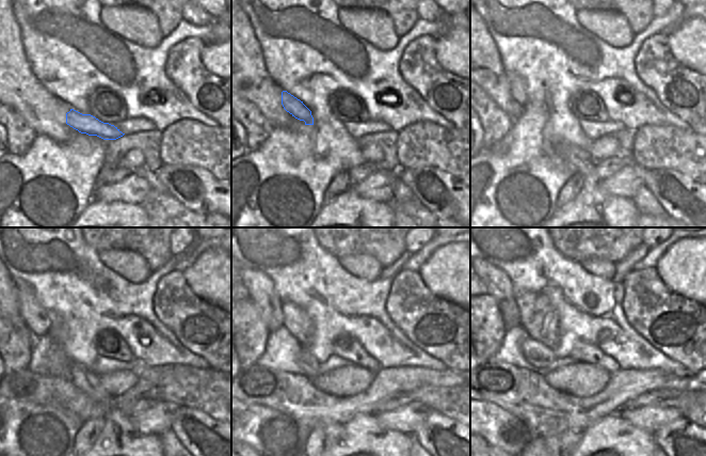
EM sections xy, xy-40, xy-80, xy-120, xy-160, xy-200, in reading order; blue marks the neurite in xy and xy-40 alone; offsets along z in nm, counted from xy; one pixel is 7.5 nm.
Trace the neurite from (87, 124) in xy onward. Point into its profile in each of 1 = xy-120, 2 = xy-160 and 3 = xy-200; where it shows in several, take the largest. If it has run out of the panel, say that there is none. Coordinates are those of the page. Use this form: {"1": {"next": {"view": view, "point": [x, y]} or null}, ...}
{"1": {"next": {"view": "xy-120", "point": [35, 317]}}, "2": {"next": {"view": "xy-160", "point": [261, 291]}}, "3": {"next": {"view": "xy-200", "point": [498, 285]}}}

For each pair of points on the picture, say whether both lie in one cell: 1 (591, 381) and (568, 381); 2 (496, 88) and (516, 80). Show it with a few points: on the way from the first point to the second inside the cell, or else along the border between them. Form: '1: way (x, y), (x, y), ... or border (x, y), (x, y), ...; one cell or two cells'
1: way (586, 381), (574, 381); one cell
2: border (507, 74), (510, 93), (522, 105); two cells

